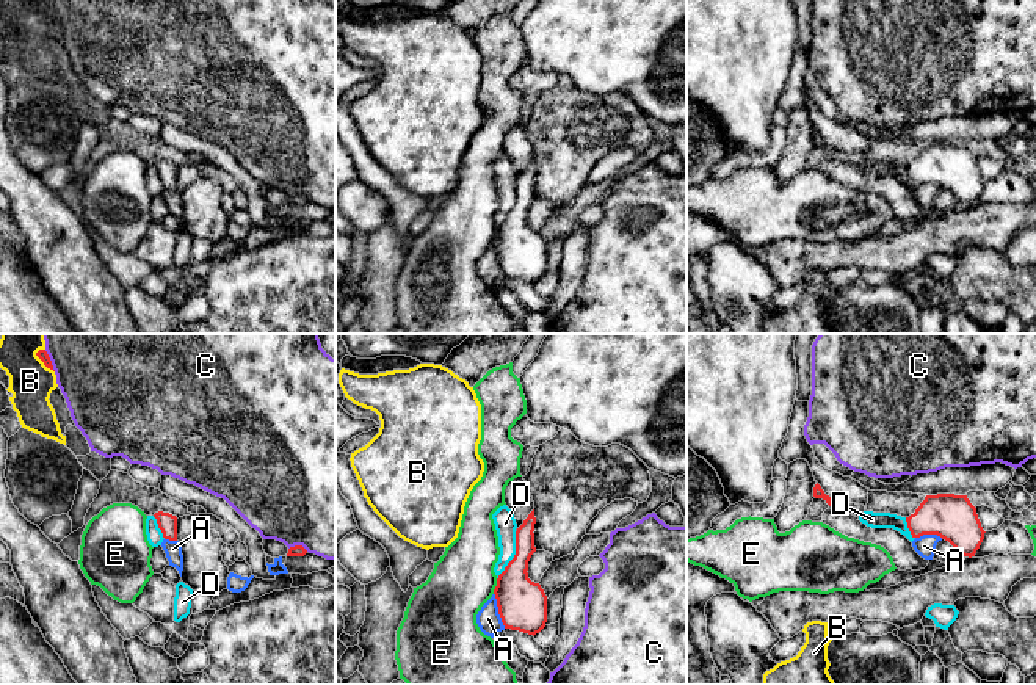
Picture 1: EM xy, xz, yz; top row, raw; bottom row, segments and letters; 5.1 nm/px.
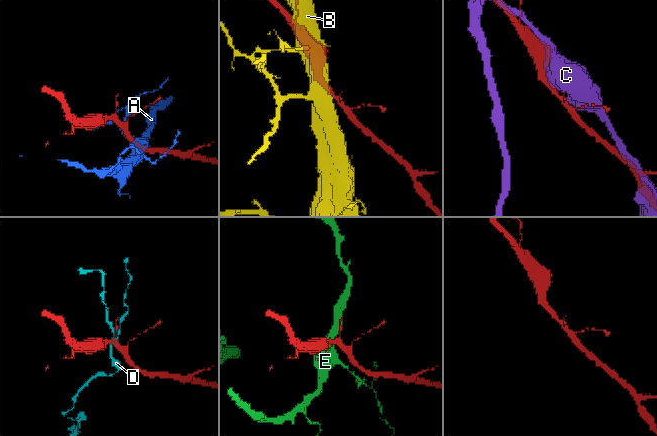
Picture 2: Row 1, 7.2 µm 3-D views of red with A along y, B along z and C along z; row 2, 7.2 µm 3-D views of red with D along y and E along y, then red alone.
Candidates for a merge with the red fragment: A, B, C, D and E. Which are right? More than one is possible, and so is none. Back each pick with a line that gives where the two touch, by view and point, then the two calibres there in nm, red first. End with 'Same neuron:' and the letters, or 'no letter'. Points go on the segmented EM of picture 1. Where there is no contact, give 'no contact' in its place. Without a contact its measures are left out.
Same neuron: no letter

